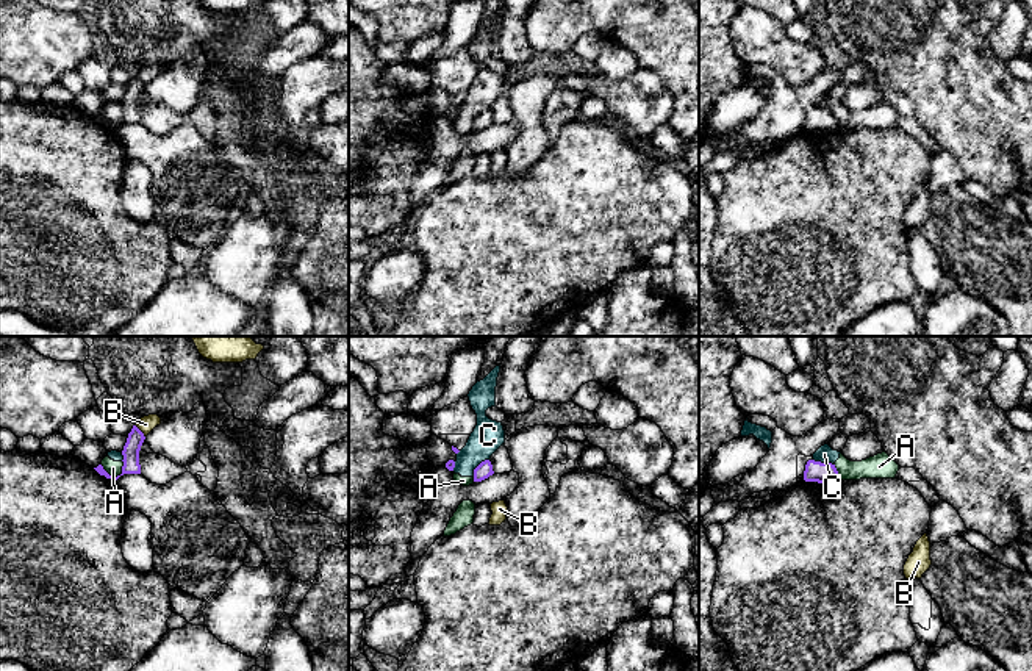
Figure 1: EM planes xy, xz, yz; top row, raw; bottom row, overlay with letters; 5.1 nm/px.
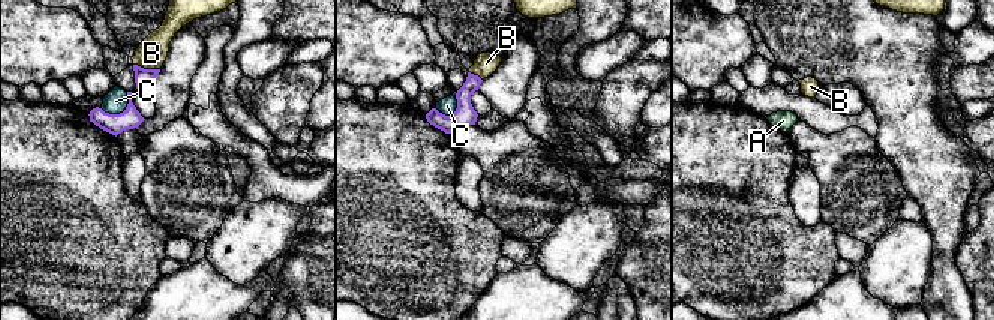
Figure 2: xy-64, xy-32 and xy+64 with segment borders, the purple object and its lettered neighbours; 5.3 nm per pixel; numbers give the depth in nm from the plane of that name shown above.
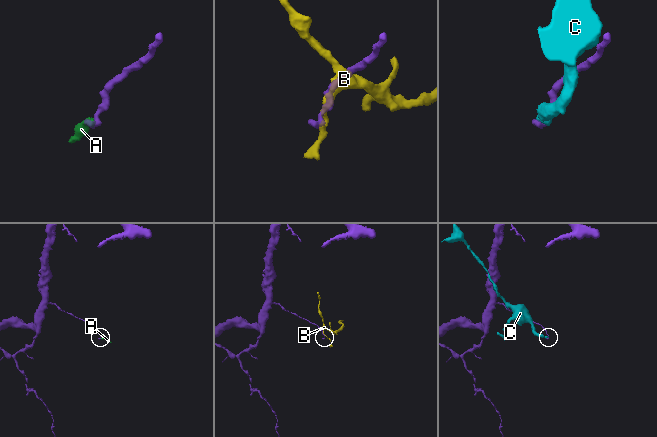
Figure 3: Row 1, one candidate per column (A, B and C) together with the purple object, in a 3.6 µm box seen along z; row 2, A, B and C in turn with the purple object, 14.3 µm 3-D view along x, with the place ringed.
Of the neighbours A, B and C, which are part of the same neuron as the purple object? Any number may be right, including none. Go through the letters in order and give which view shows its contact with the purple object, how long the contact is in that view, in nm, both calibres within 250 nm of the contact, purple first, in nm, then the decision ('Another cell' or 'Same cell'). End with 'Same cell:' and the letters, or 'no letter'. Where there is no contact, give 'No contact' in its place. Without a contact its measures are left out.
A: Touches purple in xy. Shared border 130 nm. Thickness 90 nm (purple) against 80 nm. Another cell
B: Touches purple in xy. Shared border 90 nm. Thickness 90 nm (purple) against 90 nm. Another cell
C: Touches purple in xz. Shared border 130 nm. Thickness 80 nm (purple) against 160 nm. Another cell
Same cell: no letter

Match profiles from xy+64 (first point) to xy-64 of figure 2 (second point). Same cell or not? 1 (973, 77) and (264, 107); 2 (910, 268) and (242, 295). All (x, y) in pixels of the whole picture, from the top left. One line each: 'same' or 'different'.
1: same
2: different

